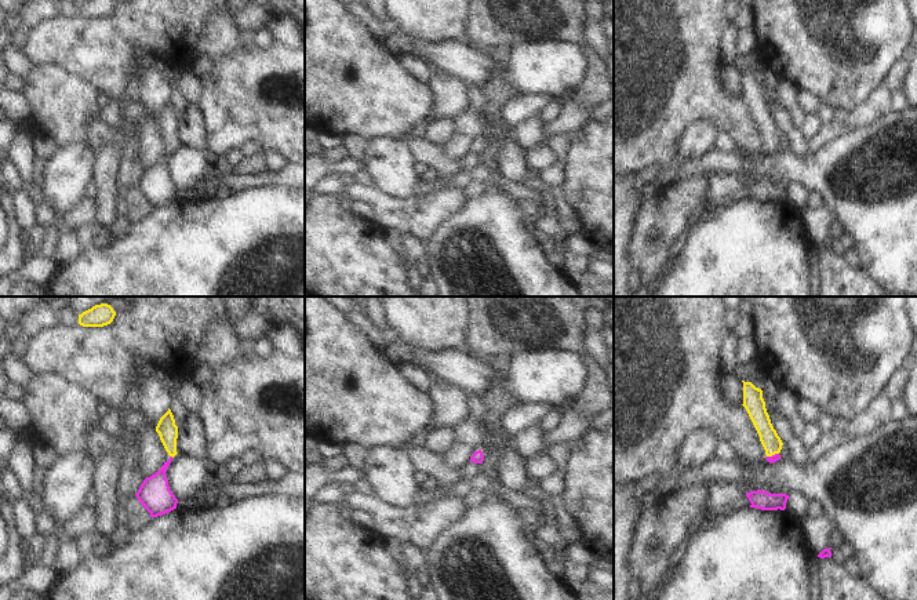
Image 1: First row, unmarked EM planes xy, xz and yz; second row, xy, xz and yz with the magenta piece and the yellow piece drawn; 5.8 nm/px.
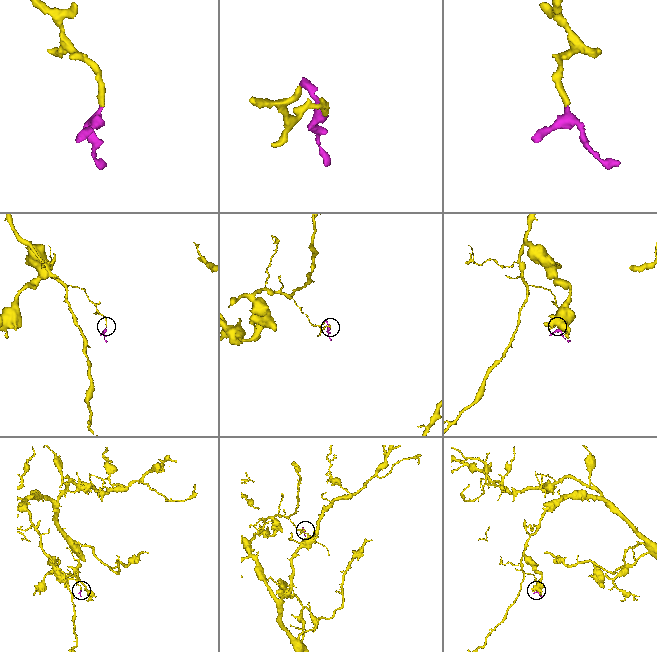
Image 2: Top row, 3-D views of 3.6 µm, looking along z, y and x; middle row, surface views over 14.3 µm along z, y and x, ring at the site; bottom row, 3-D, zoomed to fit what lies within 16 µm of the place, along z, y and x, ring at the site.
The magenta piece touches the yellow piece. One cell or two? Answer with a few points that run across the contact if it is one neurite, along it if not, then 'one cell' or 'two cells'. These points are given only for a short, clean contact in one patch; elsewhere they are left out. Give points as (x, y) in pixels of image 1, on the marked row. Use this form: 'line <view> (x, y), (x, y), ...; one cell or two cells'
line yz (777, 457), (772, 455), (771, 442); one cell

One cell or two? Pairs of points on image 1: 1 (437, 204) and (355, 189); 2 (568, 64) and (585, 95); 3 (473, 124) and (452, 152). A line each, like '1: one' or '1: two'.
1: one
2: two
3: one

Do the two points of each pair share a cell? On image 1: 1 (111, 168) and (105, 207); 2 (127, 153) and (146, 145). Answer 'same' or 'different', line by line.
1: same
2: different

